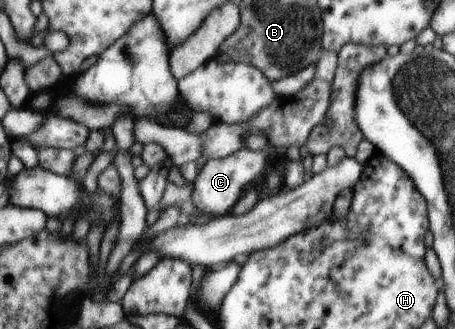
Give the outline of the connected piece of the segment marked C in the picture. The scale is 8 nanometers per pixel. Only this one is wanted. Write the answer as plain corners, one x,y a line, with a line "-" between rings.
240,148
232,154
232,160
206,161
194,181
193,191
190,194
194,206
206,214
222,216
228,208
236,204
236,200
242,196
242,192
256,182
268,164
268,152
252,152
248,148

